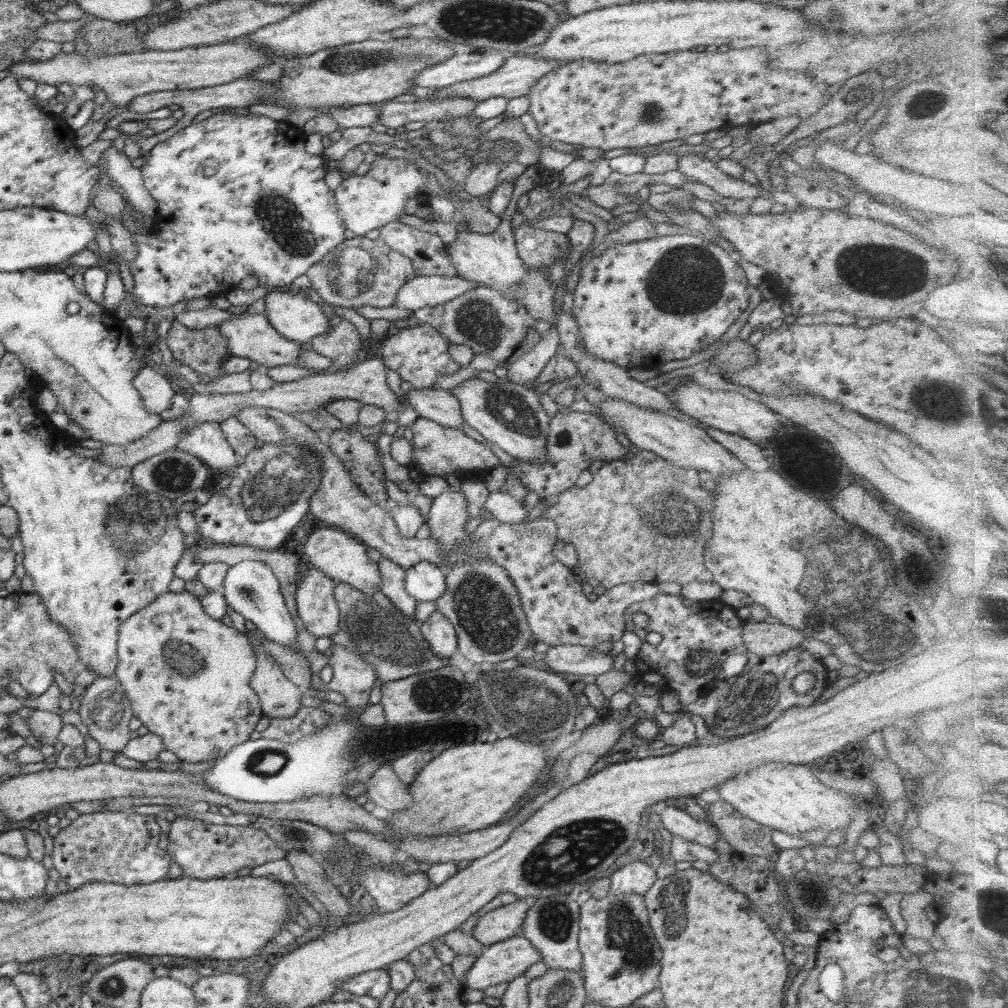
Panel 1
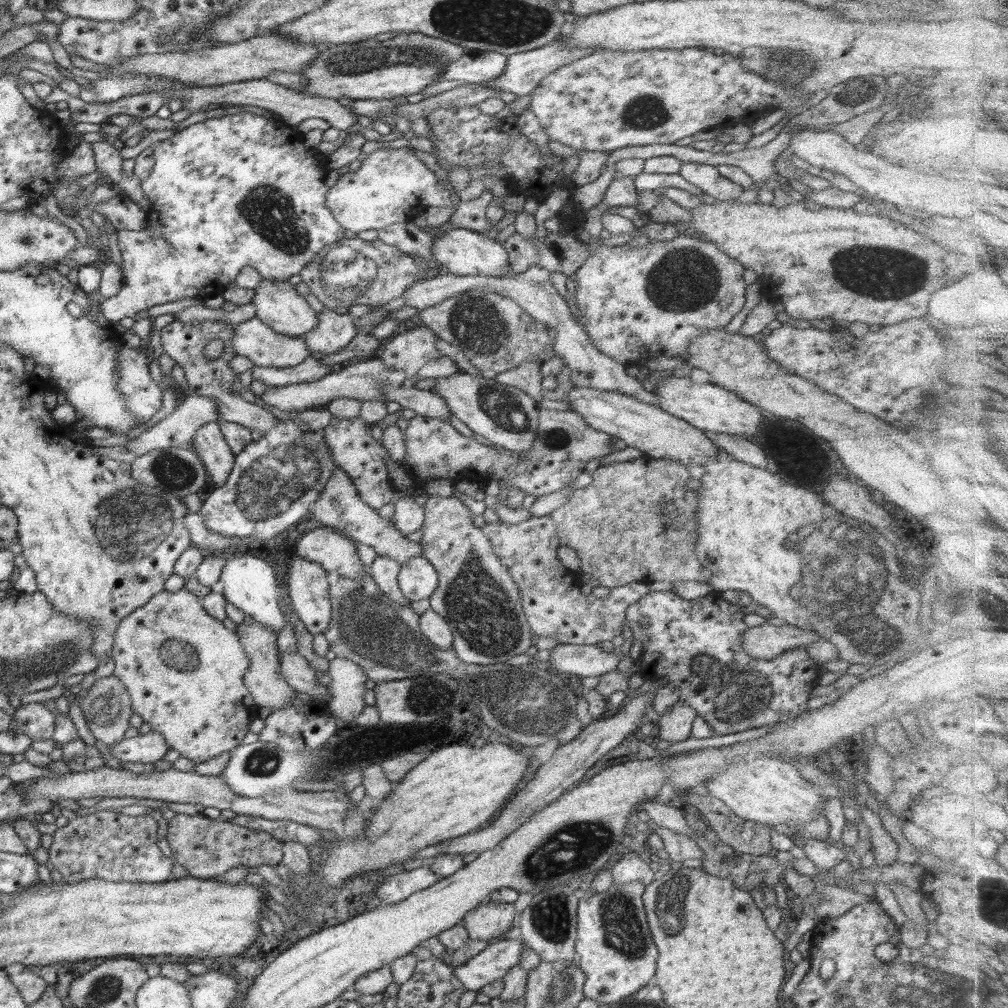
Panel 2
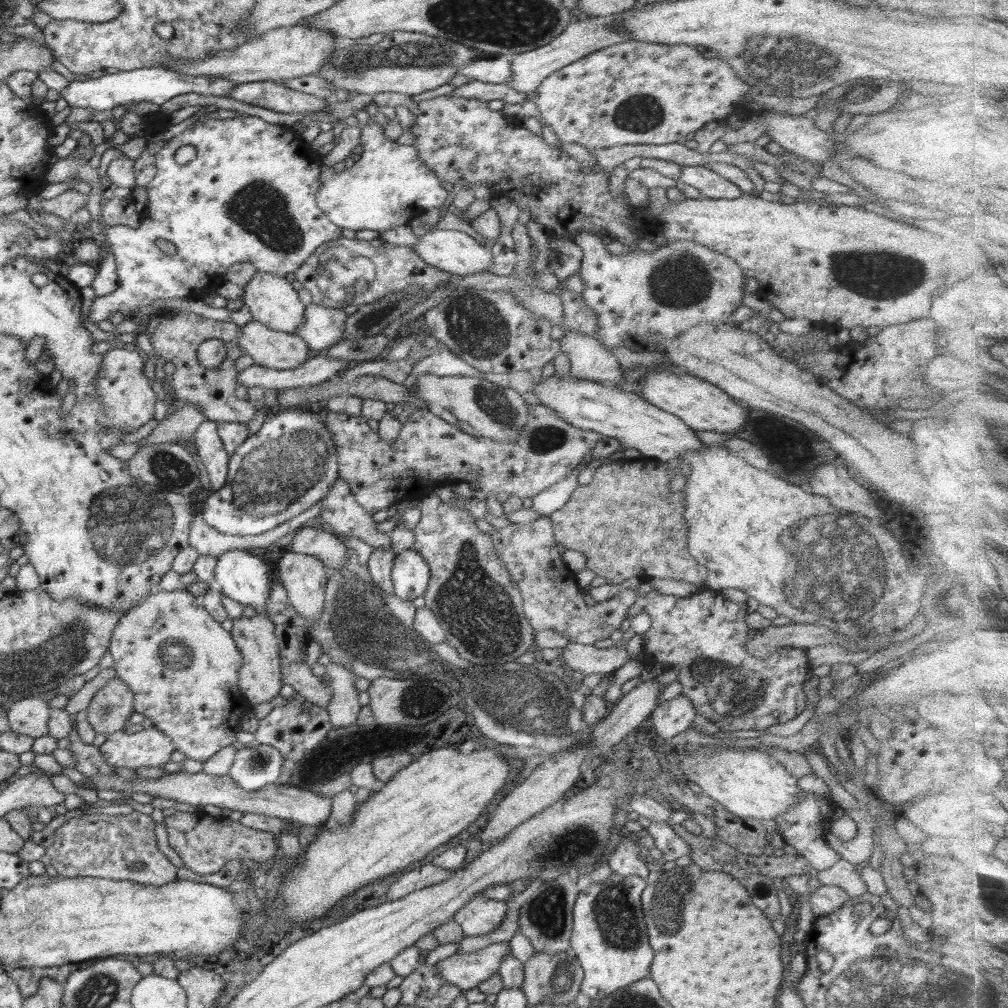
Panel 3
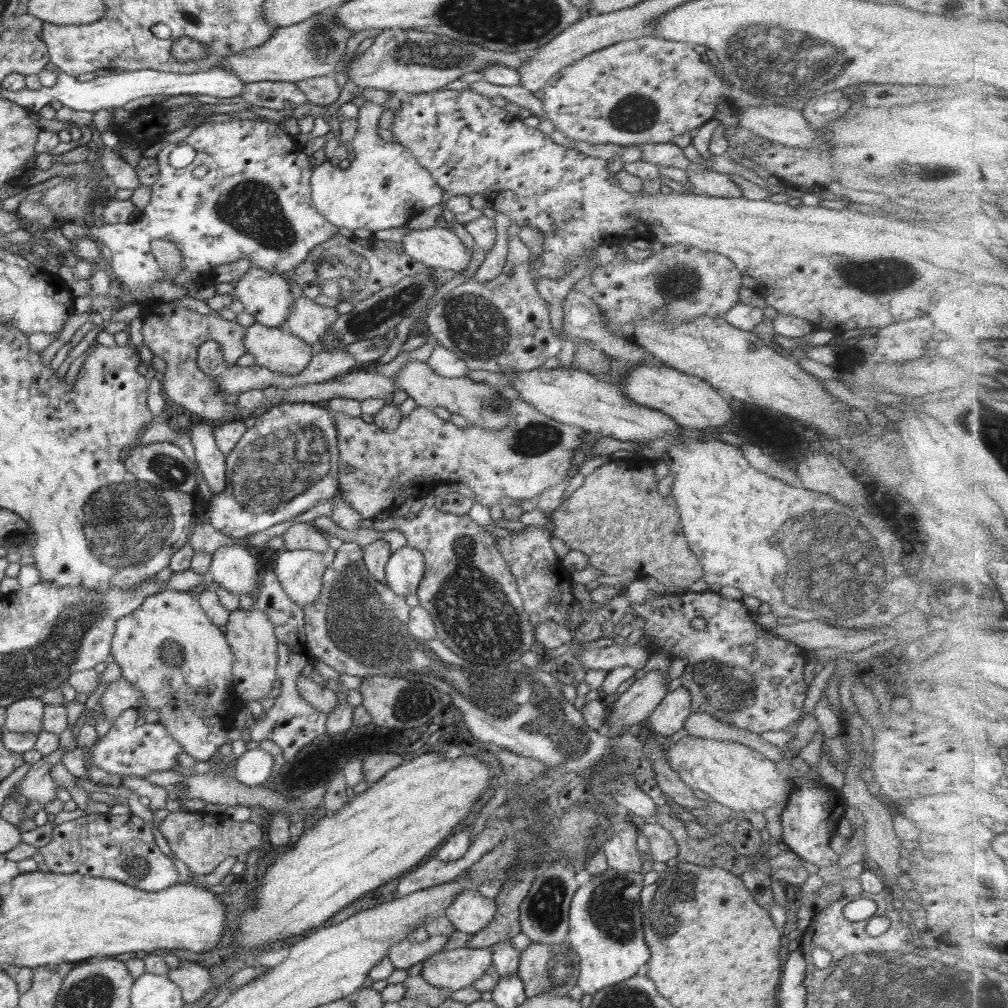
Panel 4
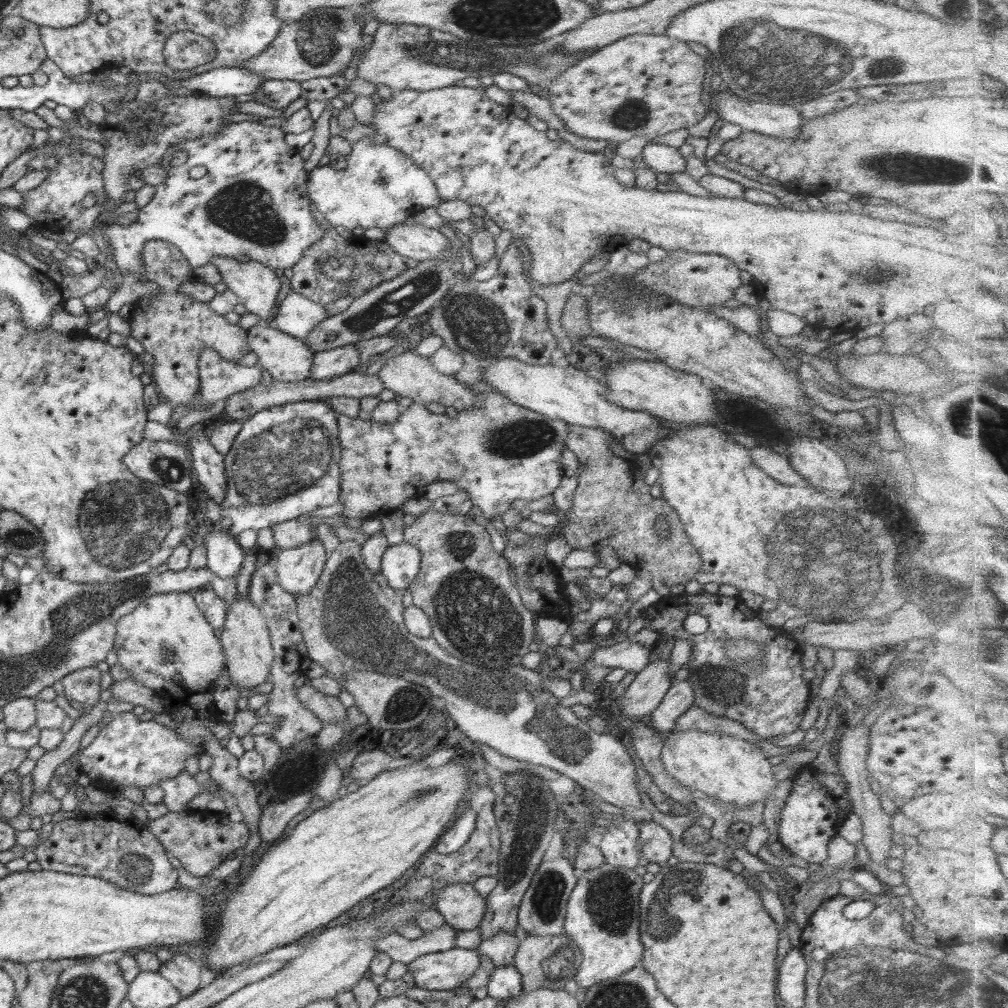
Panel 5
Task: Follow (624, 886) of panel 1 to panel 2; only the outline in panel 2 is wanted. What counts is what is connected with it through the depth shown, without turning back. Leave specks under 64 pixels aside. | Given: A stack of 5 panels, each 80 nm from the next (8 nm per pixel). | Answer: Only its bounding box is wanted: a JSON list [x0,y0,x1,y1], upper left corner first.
[609,851,657,886]

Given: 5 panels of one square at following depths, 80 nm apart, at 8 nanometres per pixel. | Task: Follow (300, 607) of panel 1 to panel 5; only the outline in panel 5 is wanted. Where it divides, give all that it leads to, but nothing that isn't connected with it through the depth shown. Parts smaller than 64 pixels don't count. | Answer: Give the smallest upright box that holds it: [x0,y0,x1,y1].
[275,540,326,596]

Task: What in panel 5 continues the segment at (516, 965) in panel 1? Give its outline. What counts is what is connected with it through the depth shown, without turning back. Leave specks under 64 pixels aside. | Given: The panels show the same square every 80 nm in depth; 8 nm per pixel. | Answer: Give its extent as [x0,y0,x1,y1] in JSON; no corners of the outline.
[407,948,480,991]

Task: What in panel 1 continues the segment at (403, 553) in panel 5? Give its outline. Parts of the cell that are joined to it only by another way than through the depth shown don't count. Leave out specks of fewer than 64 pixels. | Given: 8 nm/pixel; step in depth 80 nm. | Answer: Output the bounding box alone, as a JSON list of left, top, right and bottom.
[404,561,445,601]

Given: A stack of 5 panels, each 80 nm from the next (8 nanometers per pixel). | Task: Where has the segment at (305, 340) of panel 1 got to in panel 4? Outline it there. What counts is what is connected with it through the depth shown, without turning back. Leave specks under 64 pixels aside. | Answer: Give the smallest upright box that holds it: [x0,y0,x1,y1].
[232,265,295,328]

